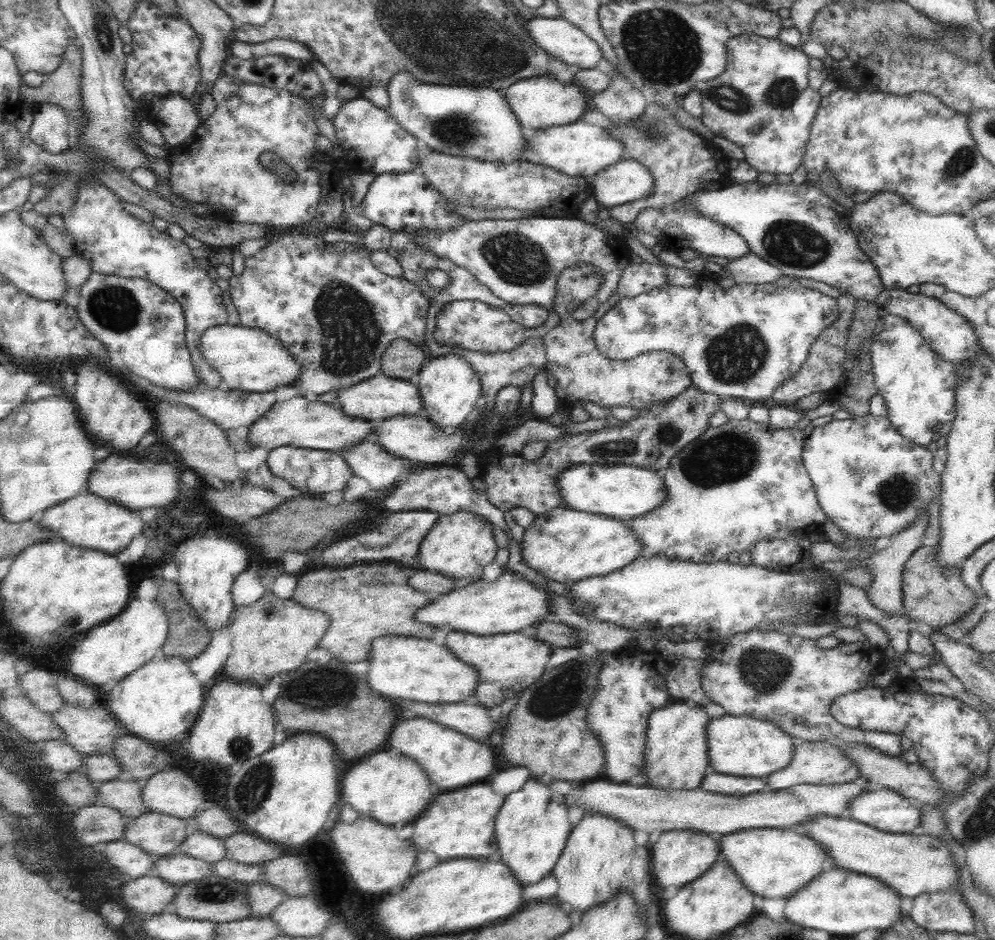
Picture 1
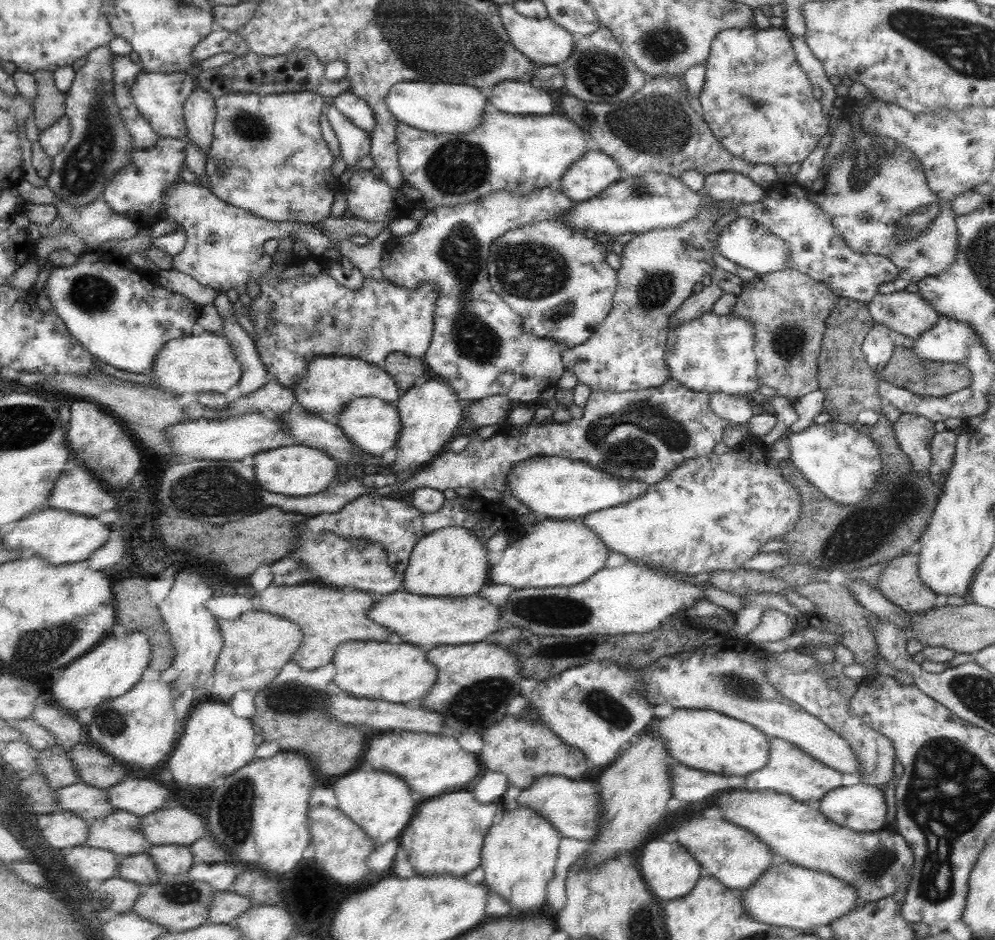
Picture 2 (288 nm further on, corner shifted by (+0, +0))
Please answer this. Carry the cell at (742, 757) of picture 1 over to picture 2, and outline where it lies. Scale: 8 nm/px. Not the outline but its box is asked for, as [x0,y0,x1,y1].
[649,710,769,776]

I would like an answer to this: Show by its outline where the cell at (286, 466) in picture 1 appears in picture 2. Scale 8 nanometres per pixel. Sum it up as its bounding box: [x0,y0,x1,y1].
[249,444,337,498]

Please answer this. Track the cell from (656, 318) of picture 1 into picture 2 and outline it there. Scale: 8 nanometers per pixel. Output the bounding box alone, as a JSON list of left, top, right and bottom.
[665,312,759,398]

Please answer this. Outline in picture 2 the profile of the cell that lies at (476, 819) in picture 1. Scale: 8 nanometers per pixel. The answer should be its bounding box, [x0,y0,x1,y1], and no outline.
[399,792,503,878]

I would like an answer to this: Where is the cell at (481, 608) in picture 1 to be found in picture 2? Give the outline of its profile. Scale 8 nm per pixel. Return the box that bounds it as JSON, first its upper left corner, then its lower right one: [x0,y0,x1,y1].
[367,590,499,654]

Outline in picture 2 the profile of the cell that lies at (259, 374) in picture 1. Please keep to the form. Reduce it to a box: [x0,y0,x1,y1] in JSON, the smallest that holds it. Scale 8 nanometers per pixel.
[149,332,241,398]

